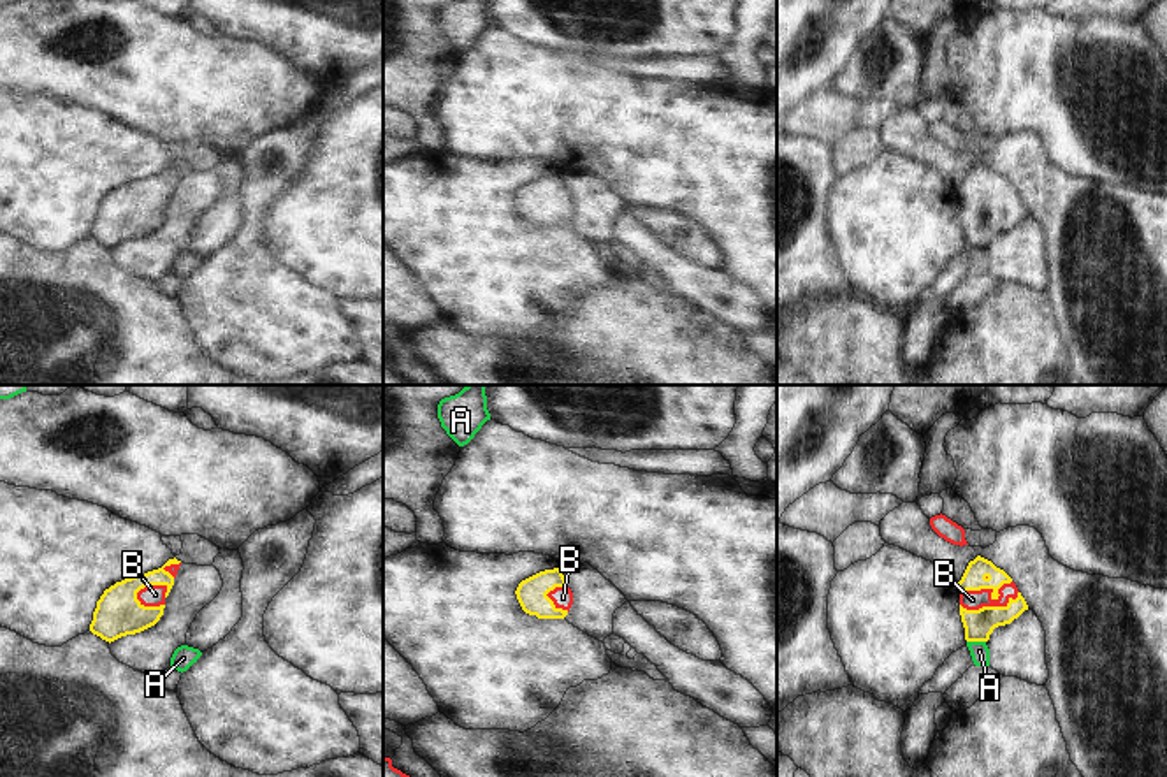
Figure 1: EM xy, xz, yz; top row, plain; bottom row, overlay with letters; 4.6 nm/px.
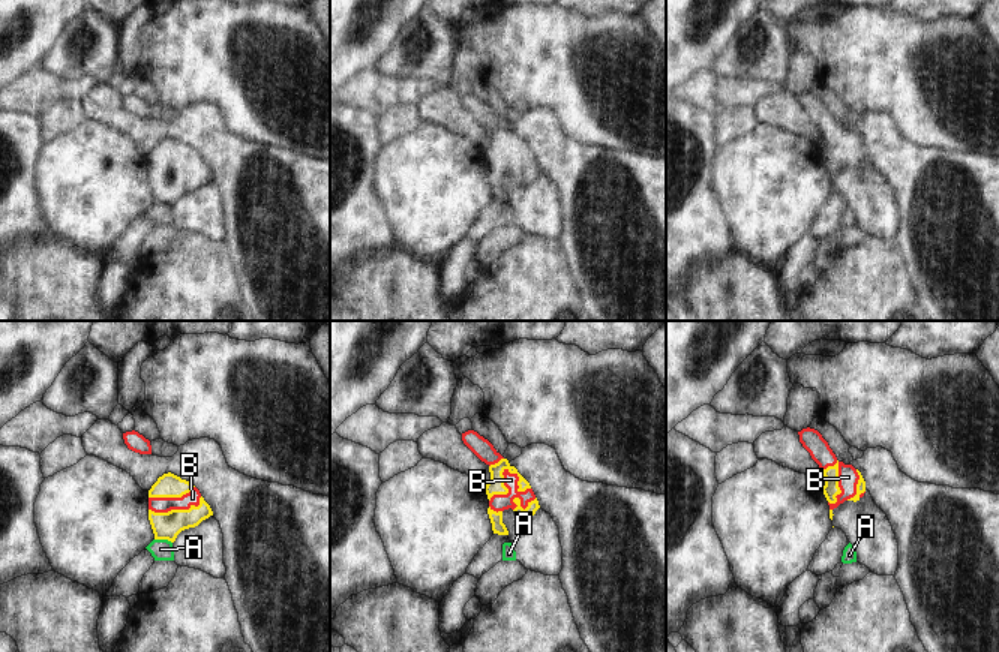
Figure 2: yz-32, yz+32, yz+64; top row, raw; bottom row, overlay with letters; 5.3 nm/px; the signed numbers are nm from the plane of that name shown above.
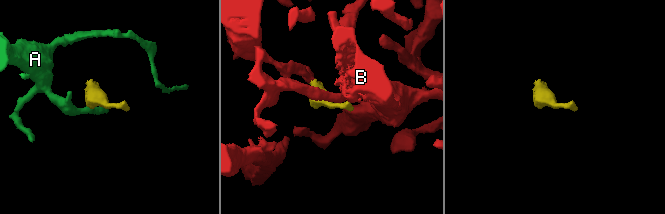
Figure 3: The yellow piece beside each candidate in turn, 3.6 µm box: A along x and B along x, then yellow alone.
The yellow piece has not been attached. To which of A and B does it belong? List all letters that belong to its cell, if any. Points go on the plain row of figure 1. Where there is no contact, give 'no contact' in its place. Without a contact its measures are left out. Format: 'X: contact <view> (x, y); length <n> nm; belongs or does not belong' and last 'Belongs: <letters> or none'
A: contact yz (976, 246); length 90 nm; does not belong
B: contact xy (150, 190); length 160 nm; belongs
Belongs: B

